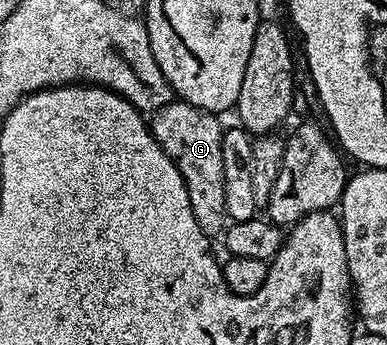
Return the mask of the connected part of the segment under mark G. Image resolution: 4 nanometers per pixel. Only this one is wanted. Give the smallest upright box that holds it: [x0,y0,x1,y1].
[151,99,231,238]

